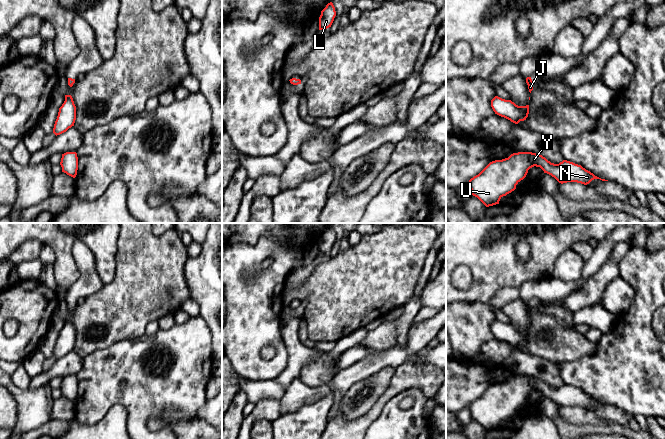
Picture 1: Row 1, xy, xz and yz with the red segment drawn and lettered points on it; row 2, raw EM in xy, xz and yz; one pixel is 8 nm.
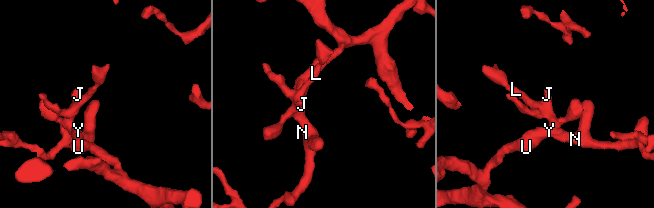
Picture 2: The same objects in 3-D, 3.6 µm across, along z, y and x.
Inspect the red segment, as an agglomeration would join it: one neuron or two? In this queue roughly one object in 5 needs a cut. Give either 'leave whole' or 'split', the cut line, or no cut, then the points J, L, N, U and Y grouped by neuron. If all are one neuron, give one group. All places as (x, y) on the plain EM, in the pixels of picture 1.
leave whole; cut none; groups J L N U Y

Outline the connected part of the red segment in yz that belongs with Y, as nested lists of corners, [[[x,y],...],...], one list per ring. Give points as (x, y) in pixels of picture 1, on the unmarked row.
[[[518,376],[508,382],[490,386],[478,399],[471,402],[471,418],[486,431],[499,428],[500,423],[514,415],[516,409],[534,390],[540,391],[544,397],[551,399],[561,408],[577,406],[587,409],[594,403],[608,405],[567,384],[554,388],[540,378]]]

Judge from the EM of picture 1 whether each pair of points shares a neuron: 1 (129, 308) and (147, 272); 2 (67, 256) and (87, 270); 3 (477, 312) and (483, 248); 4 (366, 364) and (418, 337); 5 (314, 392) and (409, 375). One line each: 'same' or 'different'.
1: same
2: different
3: different
4: same
5: different

